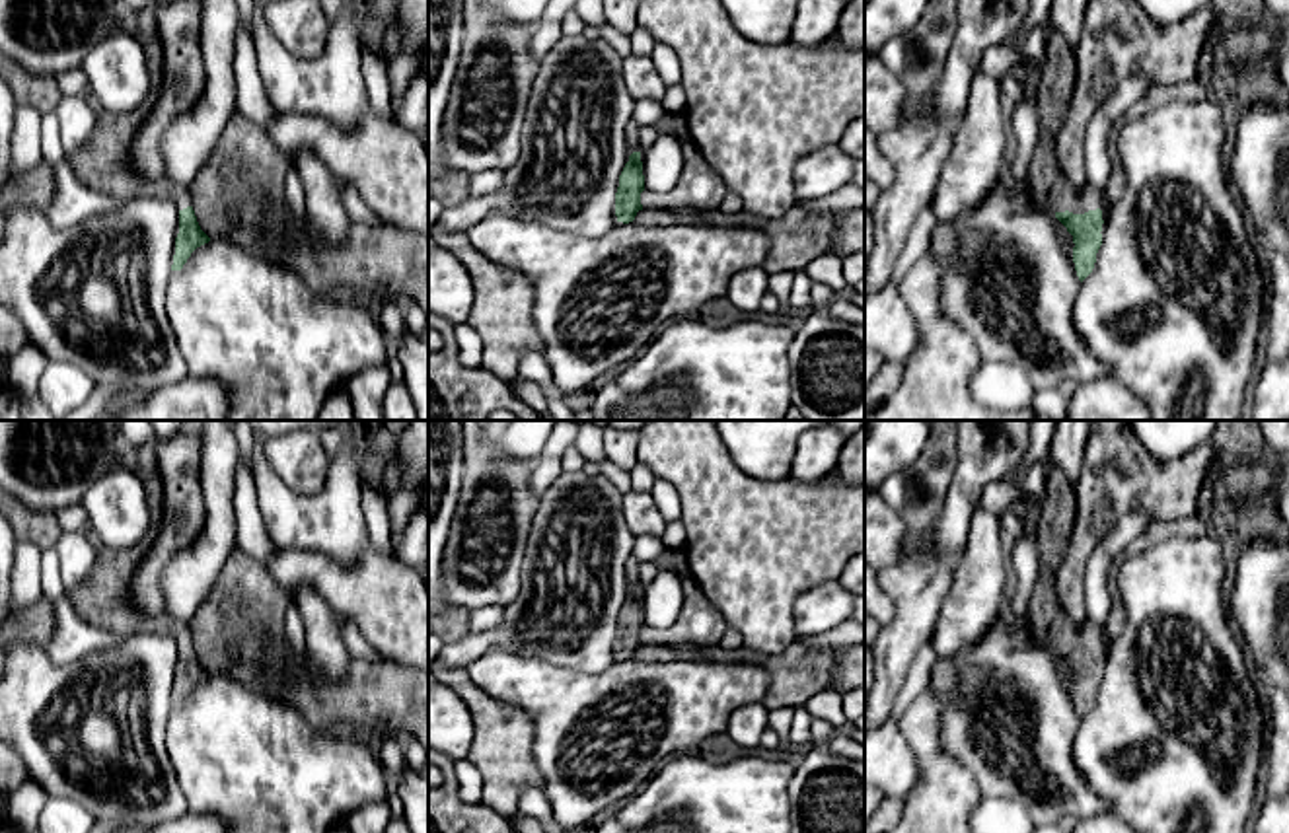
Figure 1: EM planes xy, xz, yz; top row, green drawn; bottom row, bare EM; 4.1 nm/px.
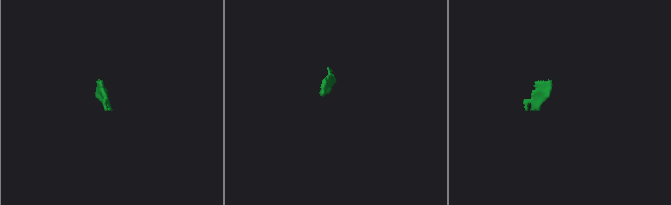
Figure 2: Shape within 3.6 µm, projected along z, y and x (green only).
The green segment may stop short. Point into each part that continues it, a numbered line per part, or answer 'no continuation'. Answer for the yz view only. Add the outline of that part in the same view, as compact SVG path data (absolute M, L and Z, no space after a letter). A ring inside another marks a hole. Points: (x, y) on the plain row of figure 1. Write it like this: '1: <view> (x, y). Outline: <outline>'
1: yz (1054, 520). Outline: M1051 467L1046 492L1034 516L1040 553L1038 580L1028 603L1028 623L1048 648L1085 650L1100 644L1100 627L1086 619L1077 625L1057 598L1057 568L1067 551L1077 520L1077 485L1067 481L1061 467Z

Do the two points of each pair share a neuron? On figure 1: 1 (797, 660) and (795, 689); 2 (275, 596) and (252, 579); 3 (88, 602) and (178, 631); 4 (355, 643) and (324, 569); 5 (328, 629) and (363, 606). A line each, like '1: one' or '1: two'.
1: one
2: one
3: one
4: two
5: two

